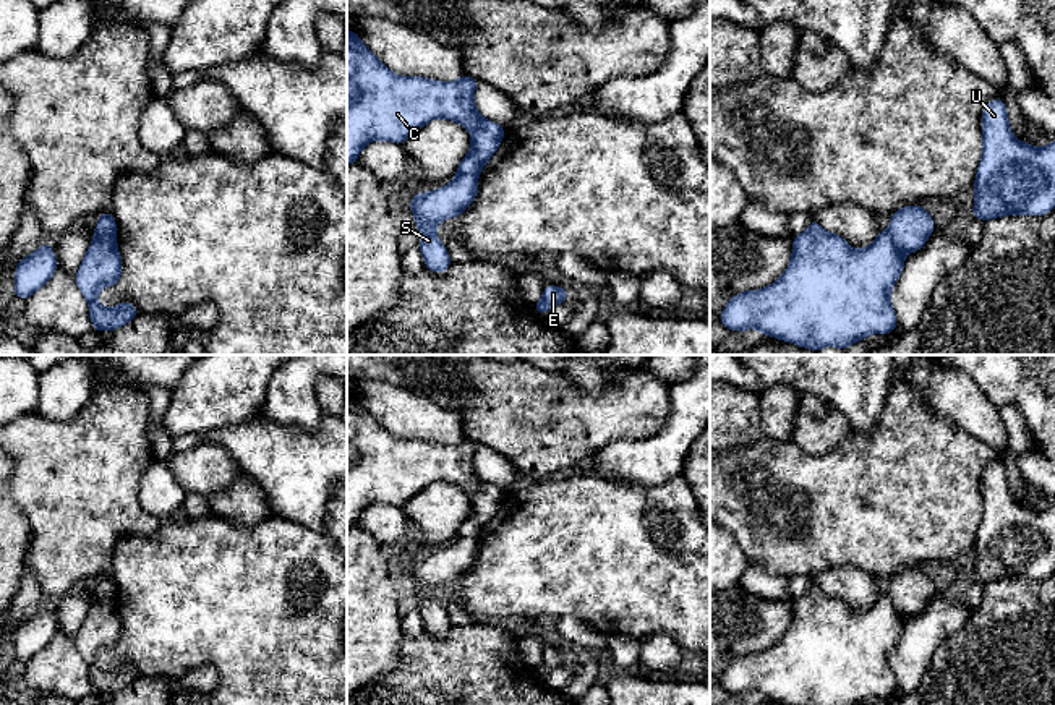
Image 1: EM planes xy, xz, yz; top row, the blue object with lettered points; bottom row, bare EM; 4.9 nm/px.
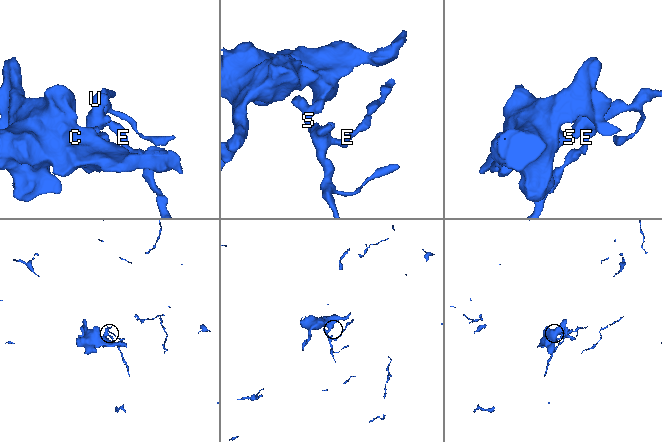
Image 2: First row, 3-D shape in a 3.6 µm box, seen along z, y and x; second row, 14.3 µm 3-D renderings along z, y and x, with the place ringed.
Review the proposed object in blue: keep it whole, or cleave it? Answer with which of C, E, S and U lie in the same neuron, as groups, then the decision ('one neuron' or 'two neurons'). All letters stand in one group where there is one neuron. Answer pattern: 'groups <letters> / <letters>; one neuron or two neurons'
groups C / E S U; two neurons

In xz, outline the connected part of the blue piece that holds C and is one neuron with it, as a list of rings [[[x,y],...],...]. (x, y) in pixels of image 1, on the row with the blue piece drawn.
[[[347,32],[347,165],[357,162],[360,151],[371,141],[394,141],[407,138],[434,118],[454,120],[472,135],[470,152],[457,167],[457,175],[478,175],[499,147],[506,128],[483,118],[475,109],[476,79],[463,75],[452,83],[421,76],[397,76],[358,37]]]

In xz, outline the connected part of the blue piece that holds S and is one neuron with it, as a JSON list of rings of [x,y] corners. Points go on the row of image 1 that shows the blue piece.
[[[455,175],[454,180],[428,193],[415,193],[410,209],[420,232],[420,251],[425,267],[444,274],[452,264],[444,243],[438,240],[436,225],[449,217],[459,217],[478,193],[478,175]]]

